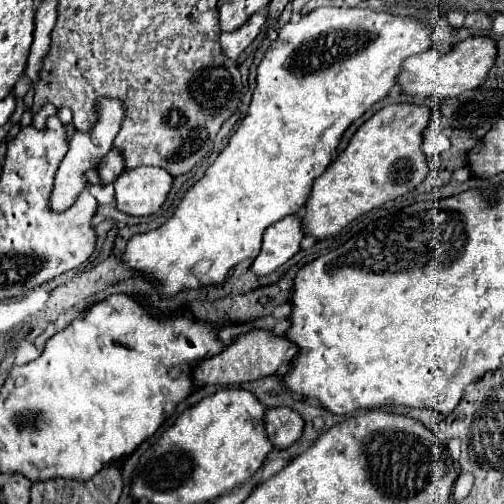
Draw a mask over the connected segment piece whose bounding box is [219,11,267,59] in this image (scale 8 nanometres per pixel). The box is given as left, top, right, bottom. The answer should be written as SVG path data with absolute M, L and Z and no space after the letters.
M257 11L257 13L253 13L253 15L249 17L249 21L247 21L243 27L239 27L237 31L233 31L233 33L221 33L219 43L221 43L223 53L225 53L229 59L237 59L237 57L241 55L241 51L243 51L245 47L249 47L251 41L259 35L259 31L261 31L261 27L265 25L265 21L267 21L267 13L265 13L265 11L263 11L263 13Z

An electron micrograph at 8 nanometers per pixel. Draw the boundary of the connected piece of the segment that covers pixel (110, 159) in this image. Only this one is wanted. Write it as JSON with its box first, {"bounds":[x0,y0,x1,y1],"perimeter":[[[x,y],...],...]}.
{"bounds":[97,149,123,185],"perimeter":[[[111,149],[111,151],[101,159],[101,163],[97,165],[97,173],[99,173],[101,185],[113,183],[113,181],[119,177],[121,171],[123,171],[123,157],[121,157],[121,153],[117,153],[115,149]]]}

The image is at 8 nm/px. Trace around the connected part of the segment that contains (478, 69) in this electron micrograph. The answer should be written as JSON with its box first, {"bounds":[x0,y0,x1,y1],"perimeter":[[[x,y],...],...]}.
{"bounds":[395,37,497,99],"perimeter":[[[467,37],[455,43],[443,55],[437,55],[437,51],[431,47],[429,51],[423,51],[421,55],[413,55],[405,61],[405,67],[401,69],[401,75],[397,75],[395,85],[401,89],[401,93],[411,97],[423,97],[423,99],[457,97],[463,91],[477,89],[485,81],[489,69],[493,67],[495,55],[497,55],[497,49],[491,37]]]}

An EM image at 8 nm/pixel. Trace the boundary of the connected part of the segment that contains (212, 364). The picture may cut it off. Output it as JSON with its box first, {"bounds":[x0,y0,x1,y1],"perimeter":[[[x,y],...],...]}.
{"bounds":[191,329,297,385],"perimeter":[[[253,329],[247,333],[241,333],[231,345],[227,345],[221,353],[201,361],[191,377],[197,385],[239,385],[245,381],[255,381],[261,377],[269,377],[269,375],[277,375],[283,367],[285,373],[289,371],[291,359],[297,355],[297,345],[293,345],[291,341],[287,341],[285,337],[275,337],[273,333],[265,331],[265,329]]]}

